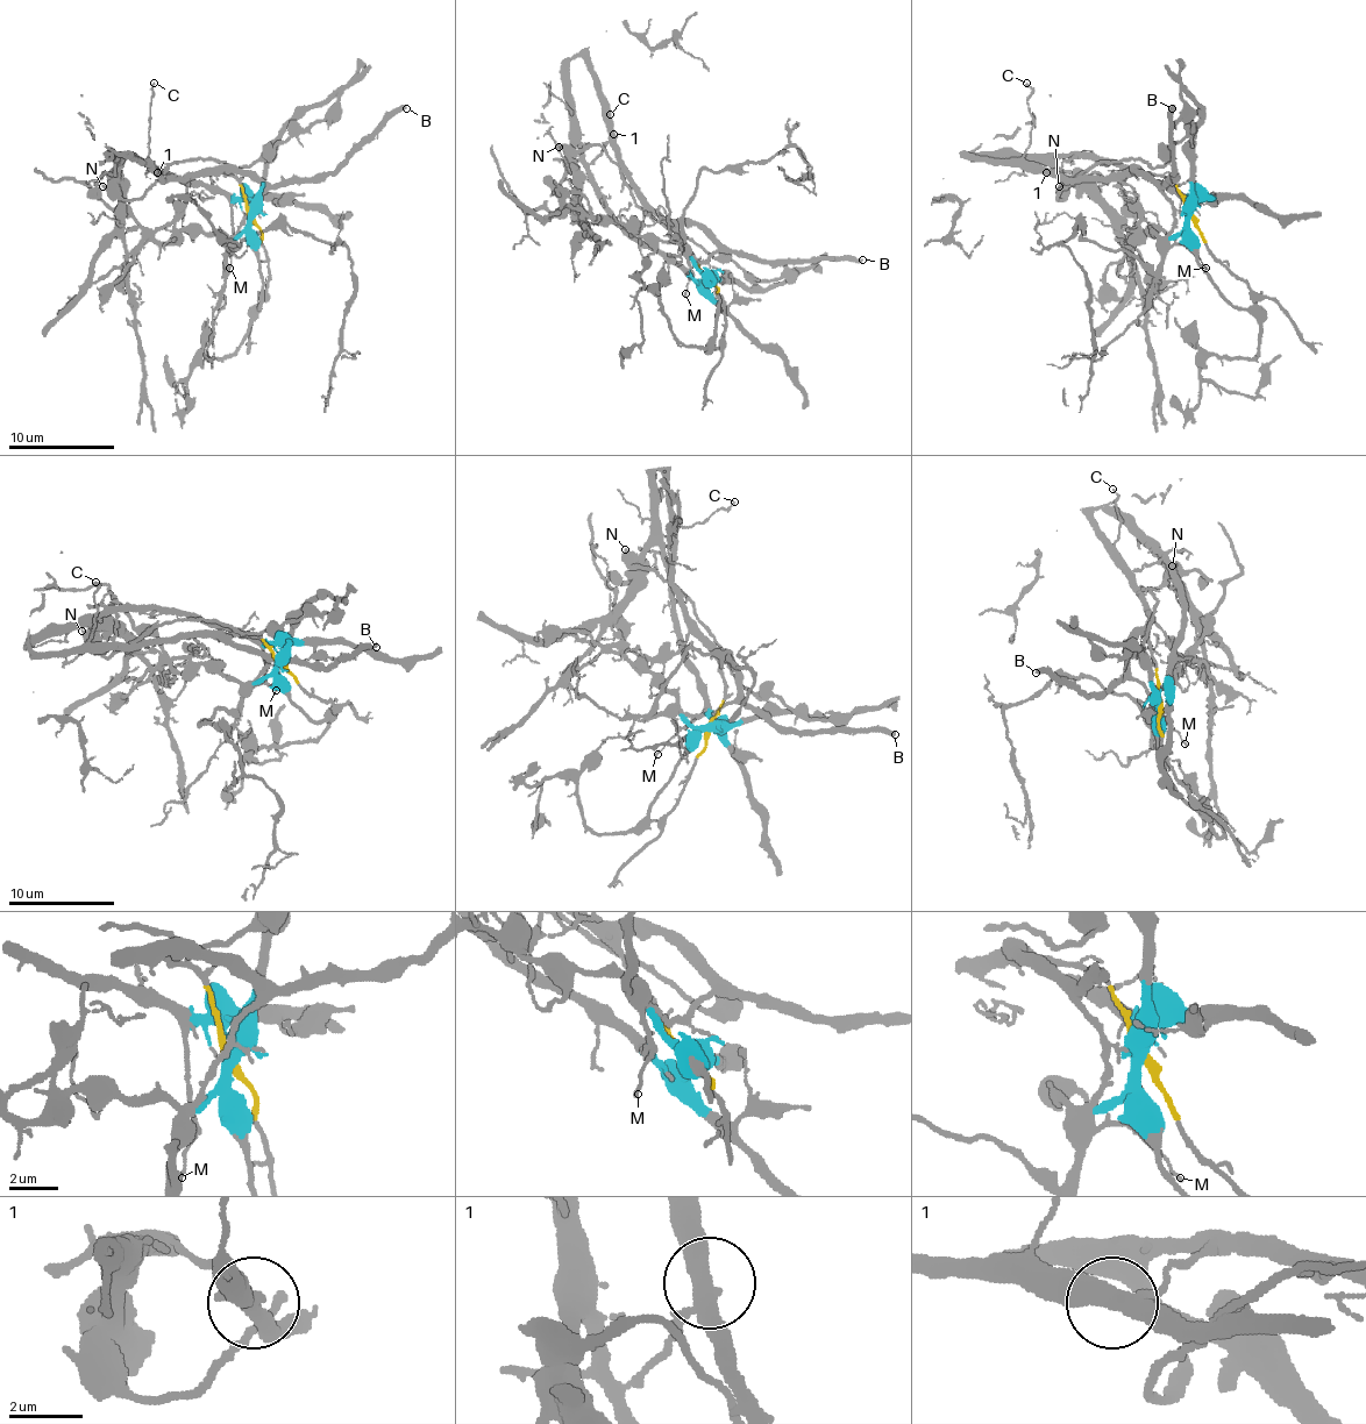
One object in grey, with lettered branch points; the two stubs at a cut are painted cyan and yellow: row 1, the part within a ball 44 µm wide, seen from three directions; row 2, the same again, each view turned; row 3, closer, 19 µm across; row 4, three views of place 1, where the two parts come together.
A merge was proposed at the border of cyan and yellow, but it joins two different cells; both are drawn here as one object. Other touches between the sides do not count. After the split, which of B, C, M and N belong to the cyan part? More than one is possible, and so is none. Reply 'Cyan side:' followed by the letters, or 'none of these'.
Cyan side: M

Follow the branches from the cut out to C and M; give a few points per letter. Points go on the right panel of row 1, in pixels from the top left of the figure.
C: (1188, 214), (1183, 193), (1159, 175), (1037, 172), (1024, 158), (1031, 129), (1026, 82)
M: (1188, 214), (1188, 222), (1172, 239), (1207, 268)

